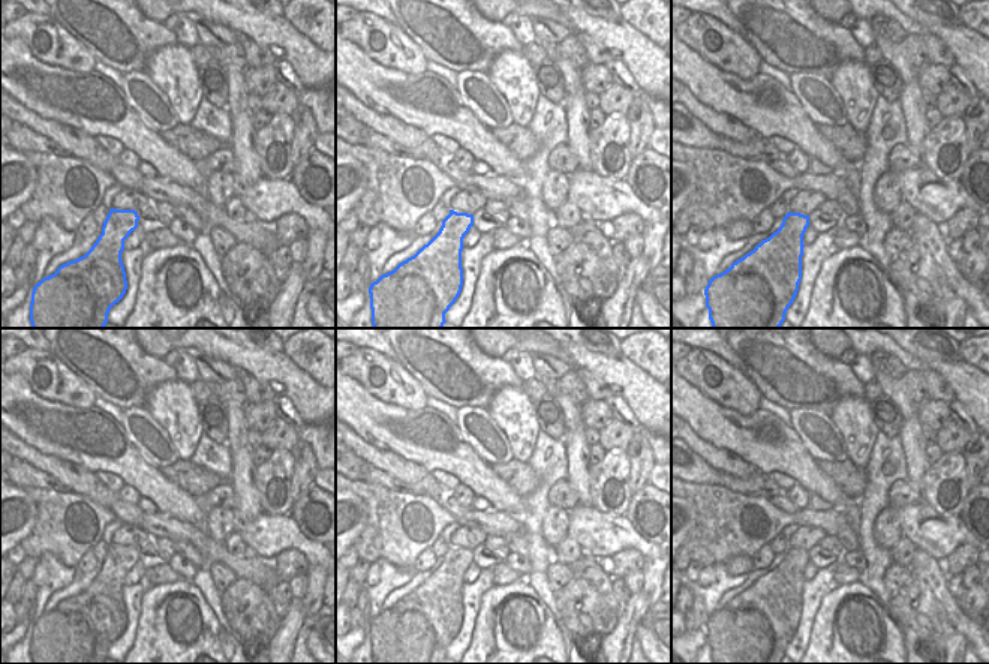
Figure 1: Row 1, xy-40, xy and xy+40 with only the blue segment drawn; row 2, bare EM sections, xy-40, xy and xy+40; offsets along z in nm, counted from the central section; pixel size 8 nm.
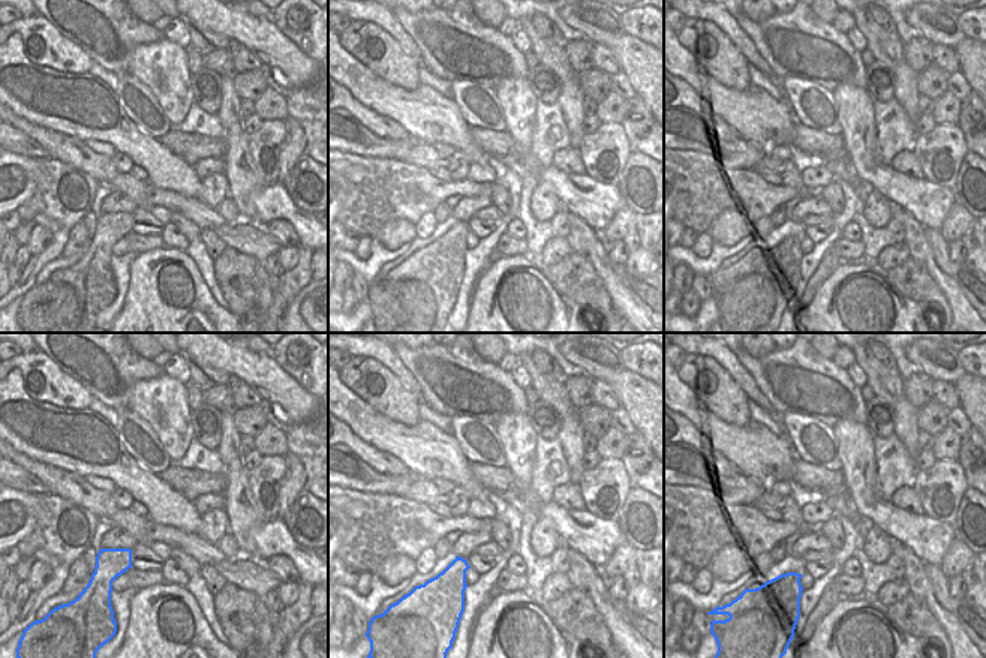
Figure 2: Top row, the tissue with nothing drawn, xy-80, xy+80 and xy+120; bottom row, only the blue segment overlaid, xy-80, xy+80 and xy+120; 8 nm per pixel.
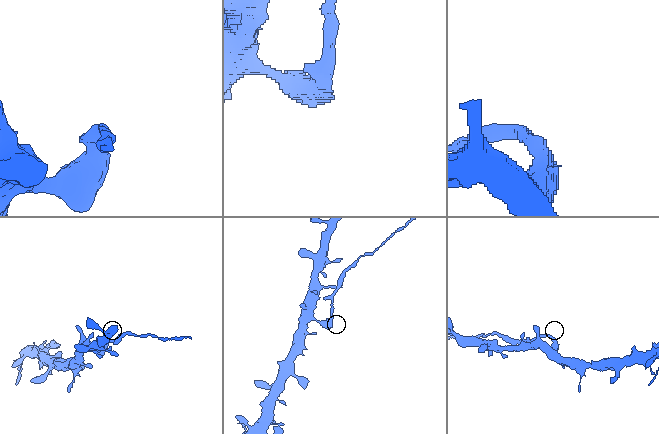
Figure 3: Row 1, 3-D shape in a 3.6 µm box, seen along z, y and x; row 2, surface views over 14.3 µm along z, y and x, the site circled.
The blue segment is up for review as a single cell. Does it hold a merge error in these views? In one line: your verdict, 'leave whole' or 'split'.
split

